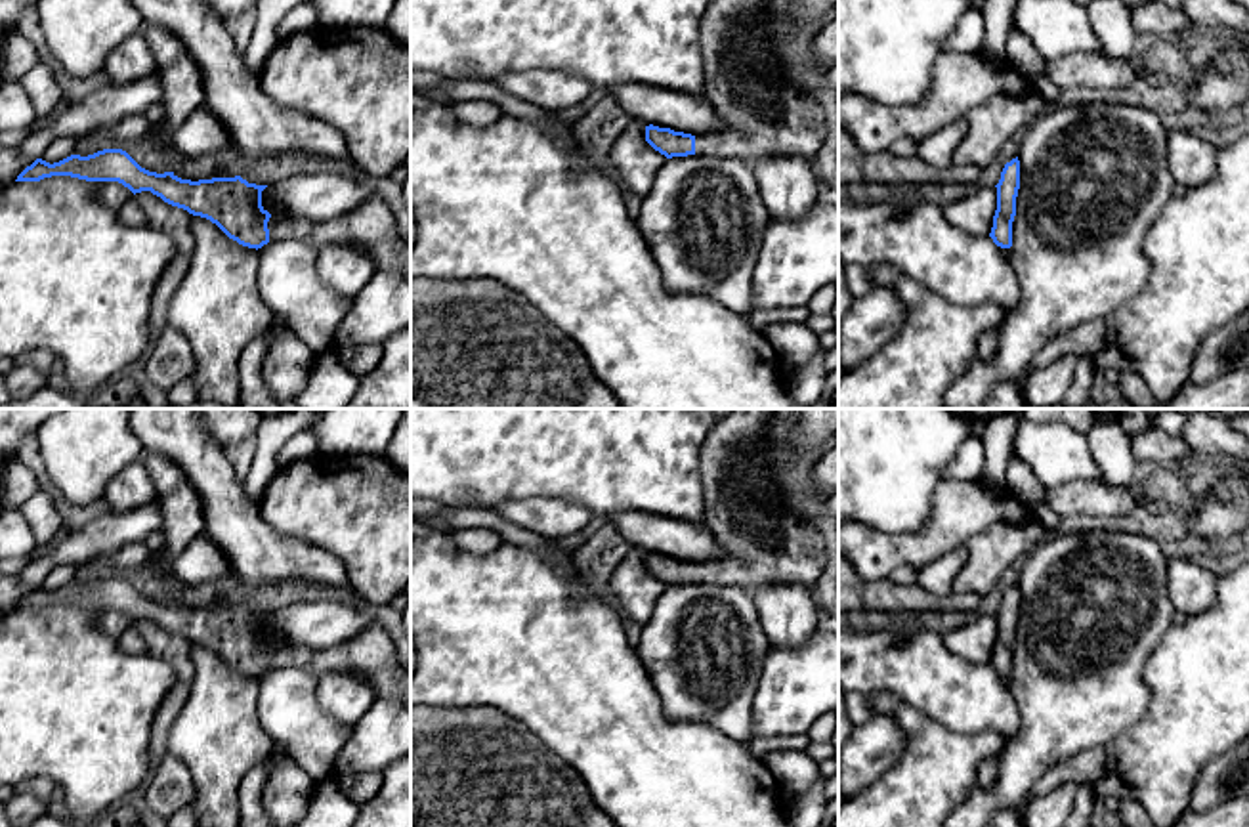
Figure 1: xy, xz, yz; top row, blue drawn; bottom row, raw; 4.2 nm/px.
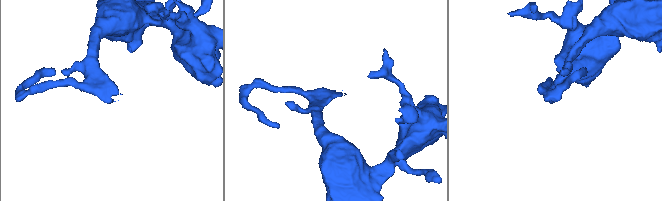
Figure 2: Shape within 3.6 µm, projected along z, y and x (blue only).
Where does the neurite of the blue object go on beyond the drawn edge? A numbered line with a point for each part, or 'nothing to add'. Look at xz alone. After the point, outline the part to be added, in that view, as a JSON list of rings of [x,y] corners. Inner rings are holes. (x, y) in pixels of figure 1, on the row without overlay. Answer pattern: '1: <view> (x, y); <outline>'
1: xz (745, 507); [[[733,409],[709,432],[699,453],[705,523],[726,546],[726,556],[695,563],[695,583],[741,586],[800,583],[812,588],[825,567],[825,541],[817,525],[798,518],[775,479],[781,460],[772,460],[766,424],[775,409]]]

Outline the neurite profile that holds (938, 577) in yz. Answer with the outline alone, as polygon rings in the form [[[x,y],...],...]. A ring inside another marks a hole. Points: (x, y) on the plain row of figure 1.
[[[966,544],[943,554],[936,562],[924,565],[917,583],[938,596],[949,596],[953,592],[955,577],[968,562]]]

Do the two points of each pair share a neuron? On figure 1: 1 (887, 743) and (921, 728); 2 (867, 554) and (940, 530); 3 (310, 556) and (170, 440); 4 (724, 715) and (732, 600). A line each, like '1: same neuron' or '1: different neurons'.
1: different neurons
2: same neuron
3: same neuron
4: same neuron

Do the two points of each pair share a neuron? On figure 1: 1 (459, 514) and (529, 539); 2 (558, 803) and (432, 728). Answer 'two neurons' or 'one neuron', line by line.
1: one neuron
2: one neuron

